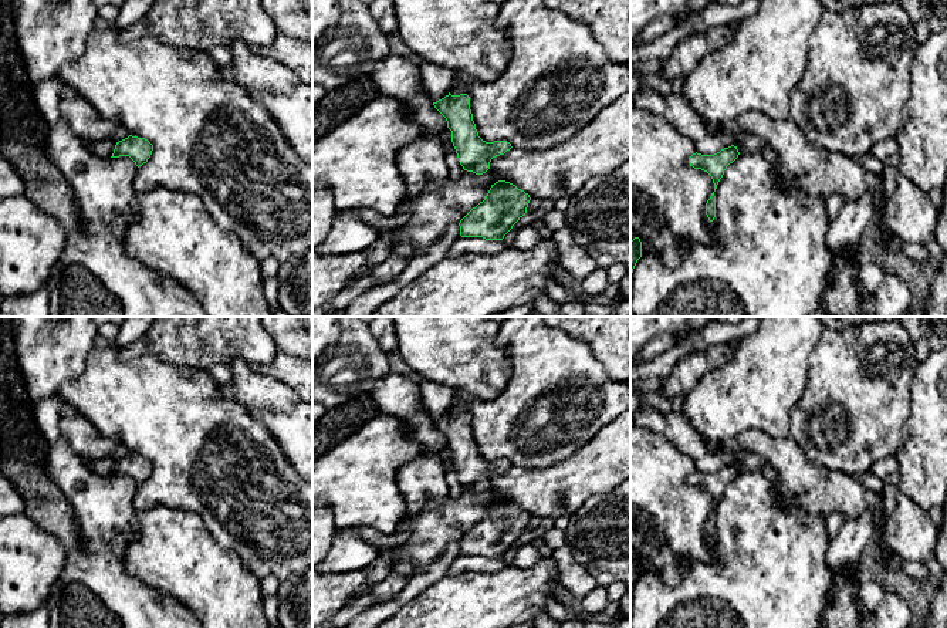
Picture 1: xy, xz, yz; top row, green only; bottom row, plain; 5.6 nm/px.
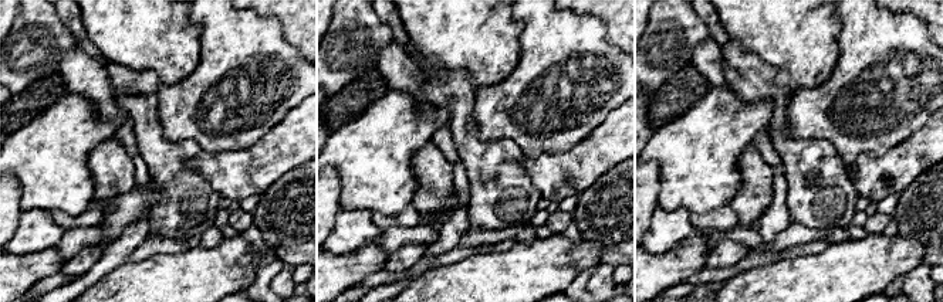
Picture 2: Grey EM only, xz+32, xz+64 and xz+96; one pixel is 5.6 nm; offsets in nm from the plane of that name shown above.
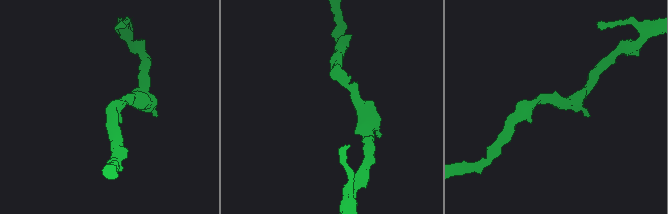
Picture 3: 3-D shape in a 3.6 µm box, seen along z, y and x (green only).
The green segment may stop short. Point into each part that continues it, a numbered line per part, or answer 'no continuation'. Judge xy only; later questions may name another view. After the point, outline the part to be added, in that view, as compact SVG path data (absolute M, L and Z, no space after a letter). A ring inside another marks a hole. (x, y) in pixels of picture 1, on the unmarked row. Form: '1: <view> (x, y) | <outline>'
no continuation

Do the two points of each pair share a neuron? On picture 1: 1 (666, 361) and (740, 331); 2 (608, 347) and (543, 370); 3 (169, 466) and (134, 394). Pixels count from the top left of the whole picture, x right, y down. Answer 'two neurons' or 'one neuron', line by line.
1: one neuron
2: two neurons
3: one neuron

